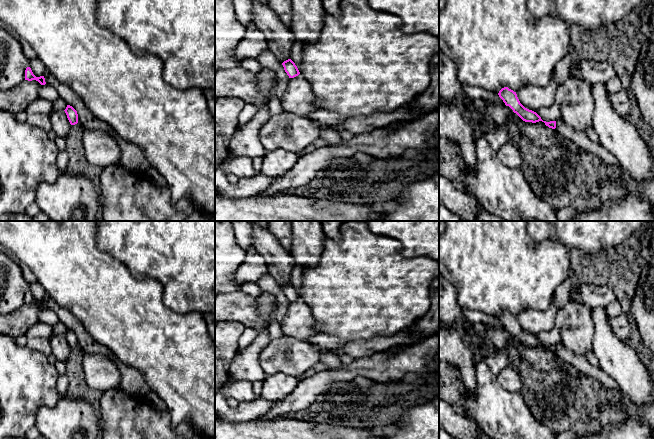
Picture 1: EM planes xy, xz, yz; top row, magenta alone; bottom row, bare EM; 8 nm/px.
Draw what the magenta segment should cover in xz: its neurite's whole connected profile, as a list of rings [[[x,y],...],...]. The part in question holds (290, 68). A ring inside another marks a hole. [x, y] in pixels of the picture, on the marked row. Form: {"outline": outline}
{"outline": [[[291,59],[284,61],[282,65],[289,78],[294,78],[300,74],[297,66]]]}

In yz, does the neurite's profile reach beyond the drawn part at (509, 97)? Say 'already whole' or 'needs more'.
already whole

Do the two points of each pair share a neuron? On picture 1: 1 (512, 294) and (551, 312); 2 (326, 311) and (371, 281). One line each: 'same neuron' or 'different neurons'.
1: different neurons
2: same neuron

